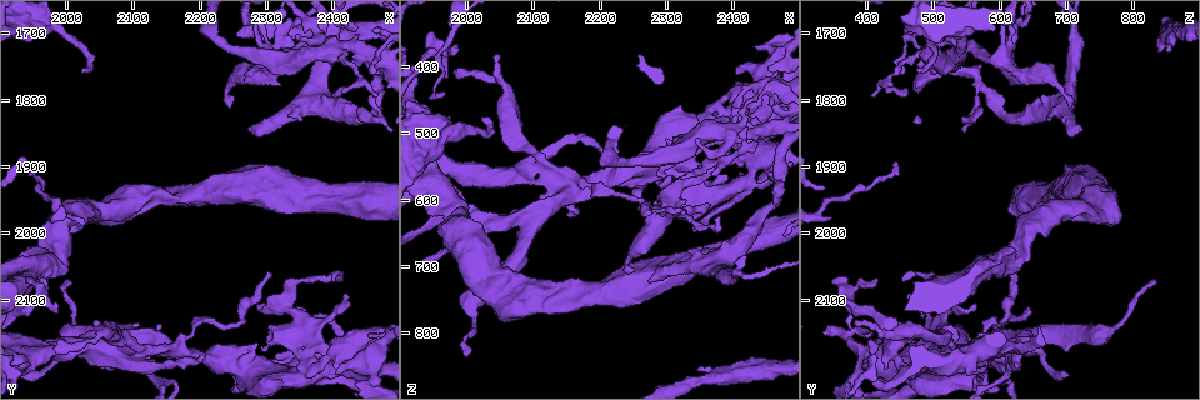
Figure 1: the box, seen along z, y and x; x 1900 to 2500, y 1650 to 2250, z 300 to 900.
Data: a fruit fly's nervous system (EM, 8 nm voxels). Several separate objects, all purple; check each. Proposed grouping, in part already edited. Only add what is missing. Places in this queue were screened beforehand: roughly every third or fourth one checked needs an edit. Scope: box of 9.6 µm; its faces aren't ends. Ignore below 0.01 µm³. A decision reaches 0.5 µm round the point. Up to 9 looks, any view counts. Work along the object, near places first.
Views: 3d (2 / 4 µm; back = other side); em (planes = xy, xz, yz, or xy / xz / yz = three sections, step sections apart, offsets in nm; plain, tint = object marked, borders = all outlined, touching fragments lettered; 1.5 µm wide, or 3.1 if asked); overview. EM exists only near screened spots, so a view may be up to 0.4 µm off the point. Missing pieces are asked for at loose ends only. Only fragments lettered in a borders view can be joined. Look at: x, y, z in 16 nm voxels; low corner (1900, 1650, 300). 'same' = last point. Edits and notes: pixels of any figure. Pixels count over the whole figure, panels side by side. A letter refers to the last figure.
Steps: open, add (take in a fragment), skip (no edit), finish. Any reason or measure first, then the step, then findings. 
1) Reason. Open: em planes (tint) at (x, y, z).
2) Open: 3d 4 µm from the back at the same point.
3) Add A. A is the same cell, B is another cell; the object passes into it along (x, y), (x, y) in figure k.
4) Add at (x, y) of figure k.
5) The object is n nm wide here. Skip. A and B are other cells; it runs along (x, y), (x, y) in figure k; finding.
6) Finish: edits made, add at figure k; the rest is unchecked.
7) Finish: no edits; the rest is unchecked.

An open end. Open: em planes (tint) at (2275, 1845, 720).

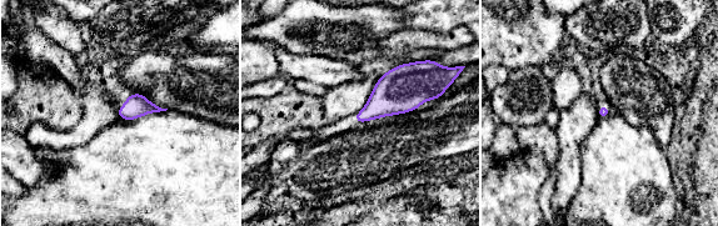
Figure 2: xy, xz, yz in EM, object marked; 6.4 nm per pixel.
Open: em planes (borders) at the same point.

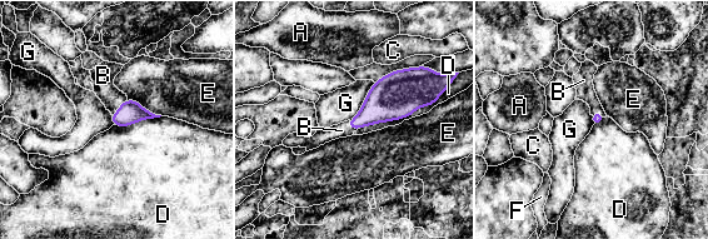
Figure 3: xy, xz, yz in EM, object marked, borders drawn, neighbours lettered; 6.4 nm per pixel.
The longest contact is with D, 550 nm. Add B. B is the same cell, A, C, D, E, F and G are other cells; the neuron continues.

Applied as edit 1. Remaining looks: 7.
Redraw. Open: overview.

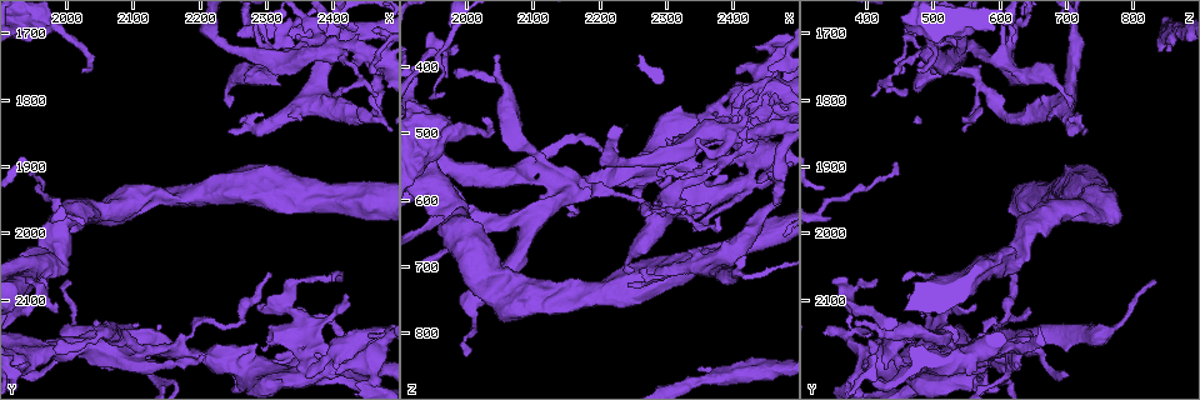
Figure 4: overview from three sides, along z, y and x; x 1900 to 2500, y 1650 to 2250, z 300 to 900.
Free end. Open: 3d 2 µm at (2305, 2060, 620).

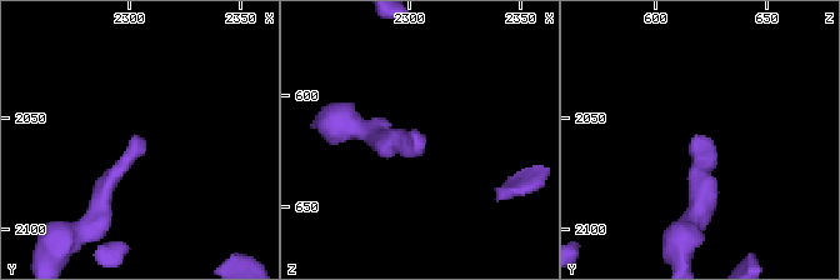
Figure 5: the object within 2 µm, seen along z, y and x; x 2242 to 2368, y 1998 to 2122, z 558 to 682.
Now the EM. Open: em planes (borders) at (2307, 2059, 623).

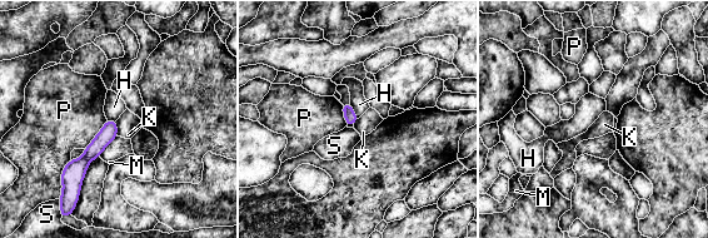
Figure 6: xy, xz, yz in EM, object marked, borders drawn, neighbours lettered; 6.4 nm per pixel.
Skip. H, K, M, P and S are other cells; it runs along (113, 123), (75, 169), (75, 182) in figure 6; none of them fits.

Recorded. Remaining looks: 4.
An open end. Open: 3d 4 µm at (2405, 1790, 465).

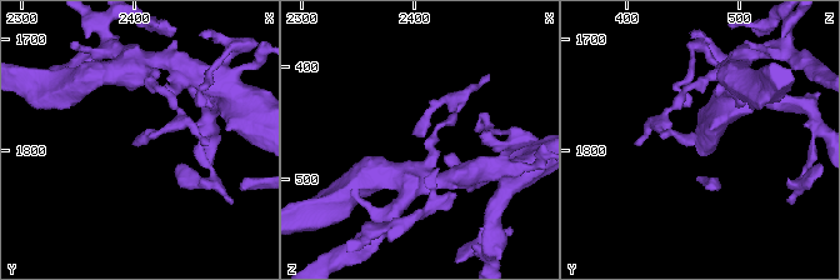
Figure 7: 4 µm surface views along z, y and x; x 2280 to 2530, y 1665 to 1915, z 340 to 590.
Open: em planes (plain) at (2404, 1786, 464).

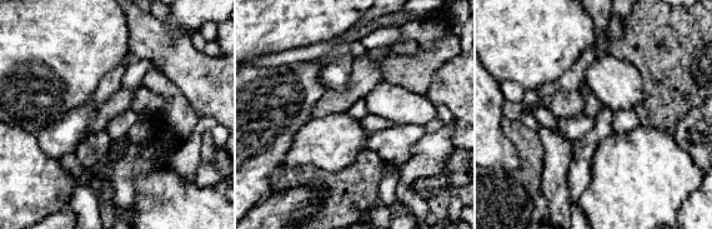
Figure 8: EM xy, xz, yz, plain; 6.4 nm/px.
What lies round it. Open: em planes (borders) at the same point.

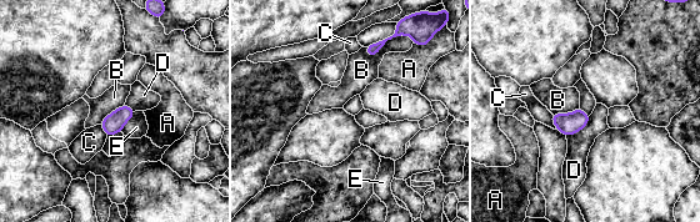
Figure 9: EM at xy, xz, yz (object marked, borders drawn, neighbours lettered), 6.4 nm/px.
Skip. A, B, C, D and E are other cells; a border runs along (590, 115), (580, 130), (566, 136) in figure 9; none of them fits.

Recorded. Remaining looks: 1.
Finish: edits made, add at figure 3; the rest is unchecked.

